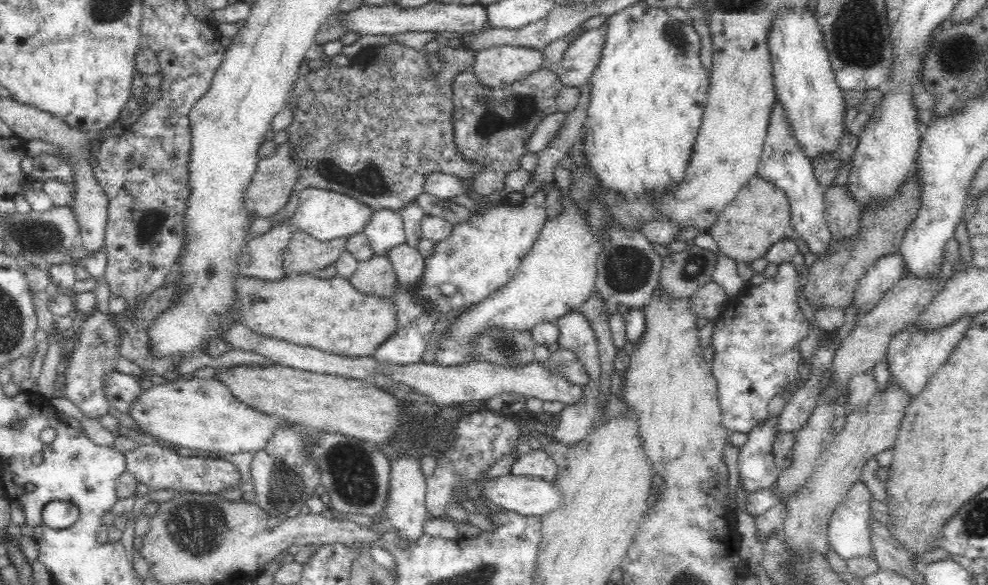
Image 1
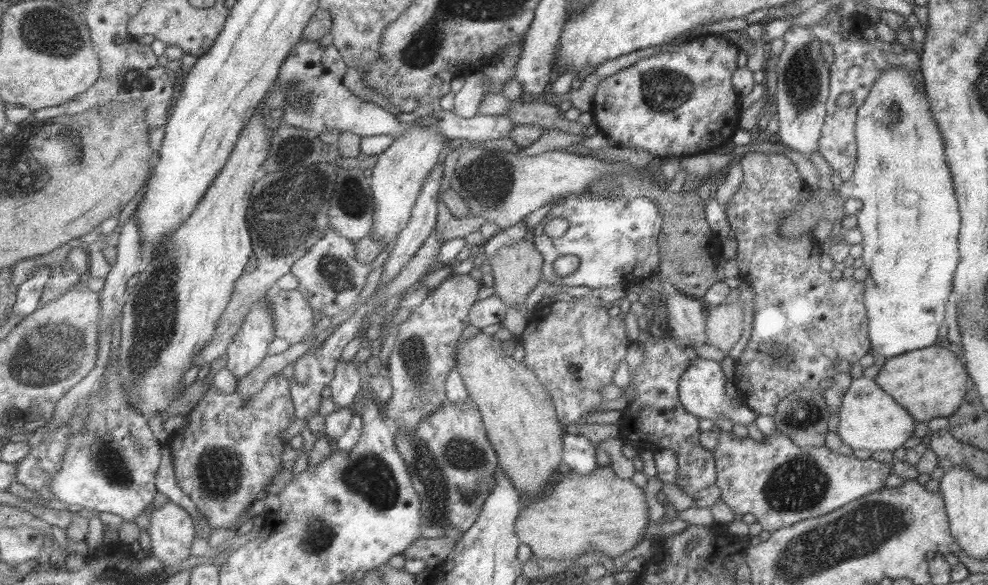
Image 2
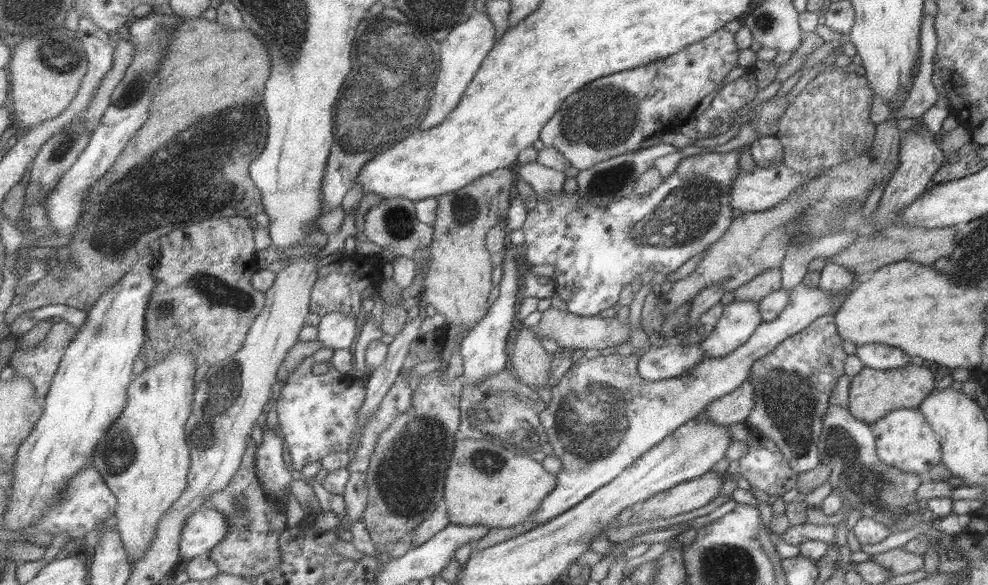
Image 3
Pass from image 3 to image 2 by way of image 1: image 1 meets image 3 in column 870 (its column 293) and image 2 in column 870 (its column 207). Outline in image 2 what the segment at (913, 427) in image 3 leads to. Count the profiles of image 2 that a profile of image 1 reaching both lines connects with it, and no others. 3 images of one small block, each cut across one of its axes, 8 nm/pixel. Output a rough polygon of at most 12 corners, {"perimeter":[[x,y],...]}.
{"perimeter":[[872,378],[843,393],[837,434],[893,452],[915,420]]}

